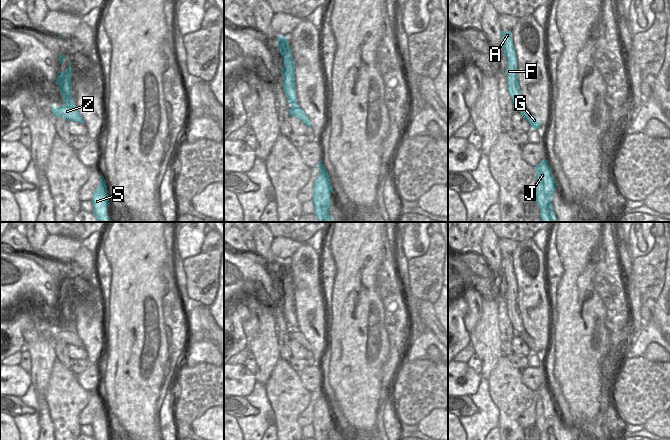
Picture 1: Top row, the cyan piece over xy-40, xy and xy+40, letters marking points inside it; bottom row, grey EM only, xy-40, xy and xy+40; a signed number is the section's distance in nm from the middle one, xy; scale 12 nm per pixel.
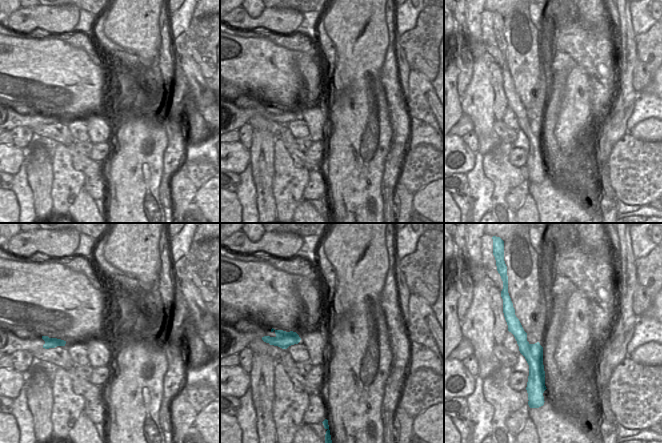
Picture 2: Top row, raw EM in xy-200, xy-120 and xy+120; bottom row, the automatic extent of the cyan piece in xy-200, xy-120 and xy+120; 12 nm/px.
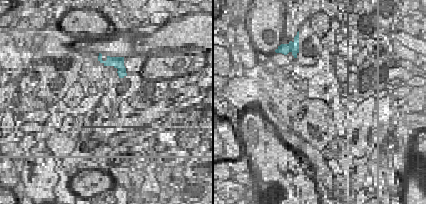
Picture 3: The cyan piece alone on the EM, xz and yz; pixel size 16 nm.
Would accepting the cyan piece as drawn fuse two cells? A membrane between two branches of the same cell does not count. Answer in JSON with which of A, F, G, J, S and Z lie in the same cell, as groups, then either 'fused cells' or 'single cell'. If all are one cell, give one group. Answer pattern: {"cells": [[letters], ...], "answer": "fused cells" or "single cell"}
{"cells": [["A", "F", "G", "J", "S", "Z"]], "answer": "single cell"}

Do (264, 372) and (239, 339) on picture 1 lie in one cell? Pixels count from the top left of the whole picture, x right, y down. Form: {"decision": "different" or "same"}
{"decision": "different"}

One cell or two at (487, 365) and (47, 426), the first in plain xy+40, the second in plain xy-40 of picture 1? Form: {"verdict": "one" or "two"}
{"verdict": "one"}

